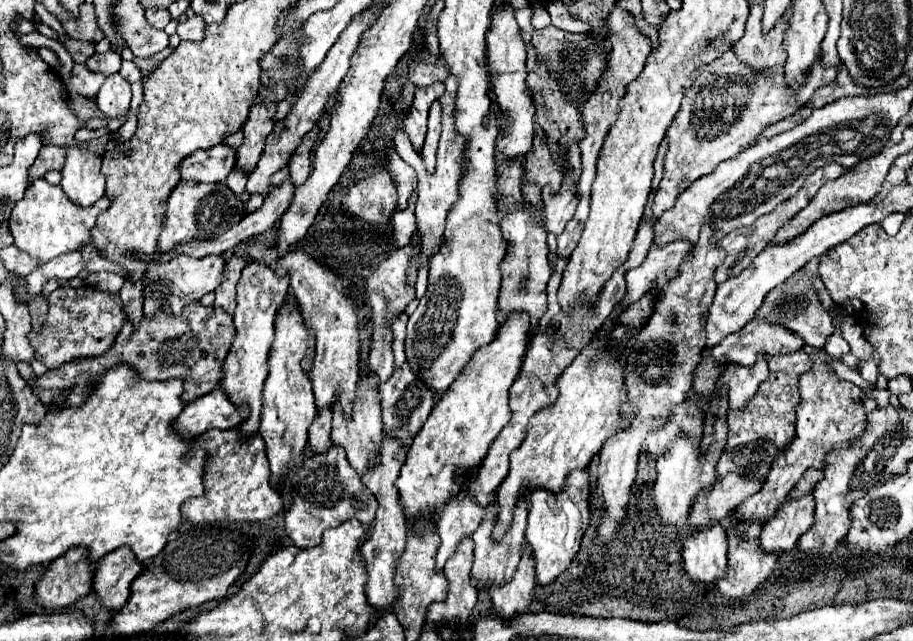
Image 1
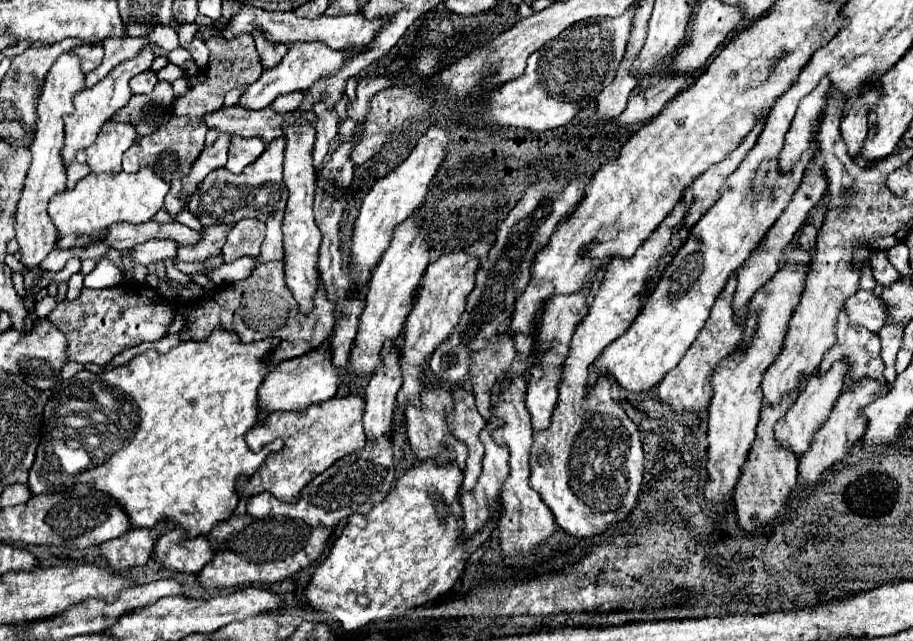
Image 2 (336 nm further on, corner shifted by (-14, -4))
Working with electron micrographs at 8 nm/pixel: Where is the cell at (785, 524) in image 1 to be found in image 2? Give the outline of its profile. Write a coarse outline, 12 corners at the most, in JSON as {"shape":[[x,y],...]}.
{"shape":[[873,378],[839,394],[799,462],[799,482],[849,454],[865,434],[863,408],[889,390]]}

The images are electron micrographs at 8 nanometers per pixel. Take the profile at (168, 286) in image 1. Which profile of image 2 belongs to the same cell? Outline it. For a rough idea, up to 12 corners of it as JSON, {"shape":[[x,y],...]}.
{"shape":[[255,218],[233,226],[223,246],[225,262],[257,256],[265,224]]}

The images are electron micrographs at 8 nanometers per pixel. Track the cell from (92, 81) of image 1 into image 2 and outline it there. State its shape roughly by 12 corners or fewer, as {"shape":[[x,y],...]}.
{"shape":[[75,46],[83,74],[95,70],[103,60],[103,46]]}

